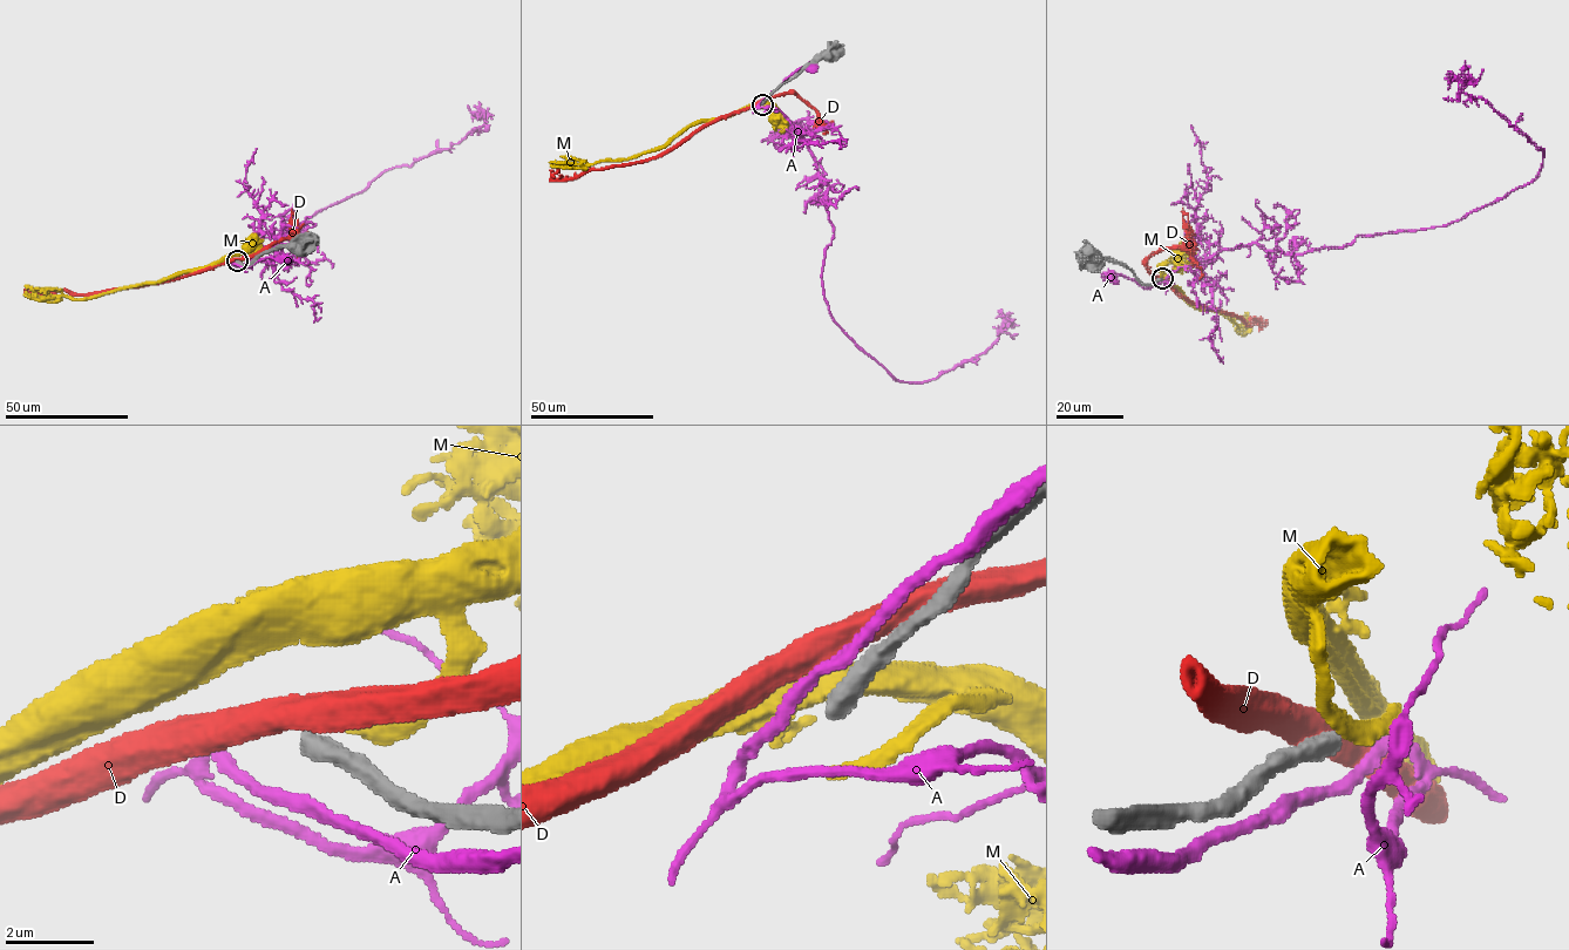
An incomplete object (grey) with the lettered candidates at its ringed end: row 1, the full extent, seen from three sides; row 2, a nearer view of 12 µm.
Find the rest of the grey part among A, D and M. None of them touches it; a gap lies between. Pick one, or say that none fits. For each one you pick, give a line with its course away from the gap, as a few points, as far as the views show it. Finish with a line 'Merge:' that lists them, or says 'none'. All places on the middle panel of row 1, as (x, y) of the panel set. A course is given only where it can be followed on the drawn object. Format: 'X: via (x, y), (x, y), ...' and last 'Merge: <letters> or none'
M: via (763, 106), (703, 120), (664, 146), (627, 158), (581, 165), (549, 163)
Merge: M

